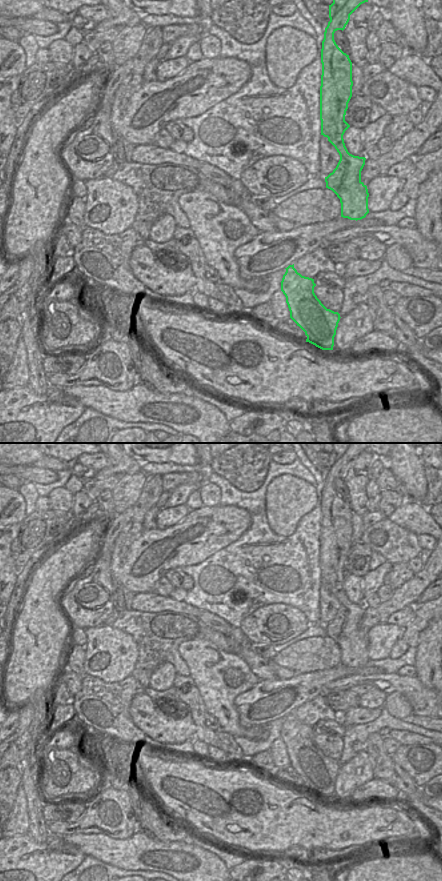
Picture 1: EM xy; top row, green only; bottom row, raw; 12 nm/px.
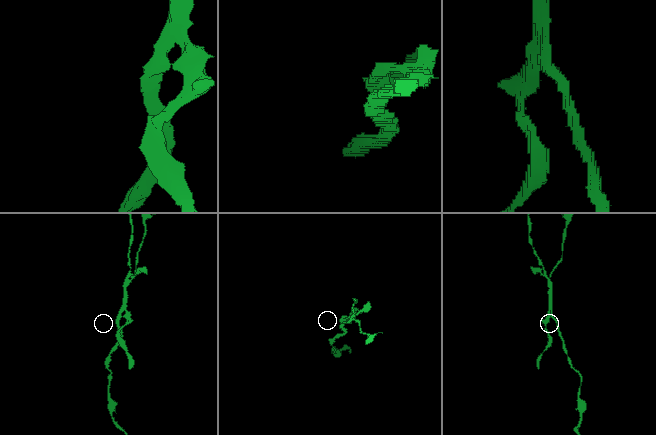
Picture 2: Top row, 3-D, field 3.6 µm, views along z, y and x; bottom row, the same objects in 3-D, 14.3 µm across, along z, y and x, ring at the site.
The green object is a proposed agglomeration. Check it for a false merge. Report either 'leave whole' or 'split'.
split

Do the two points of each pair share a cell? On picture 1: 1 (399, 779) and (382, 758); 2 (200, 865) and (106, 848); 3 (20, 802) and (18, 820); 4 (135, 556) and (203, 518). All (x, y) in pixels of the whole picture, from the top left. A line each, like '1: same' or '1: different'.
1: same
2: same
3: same
4: same

